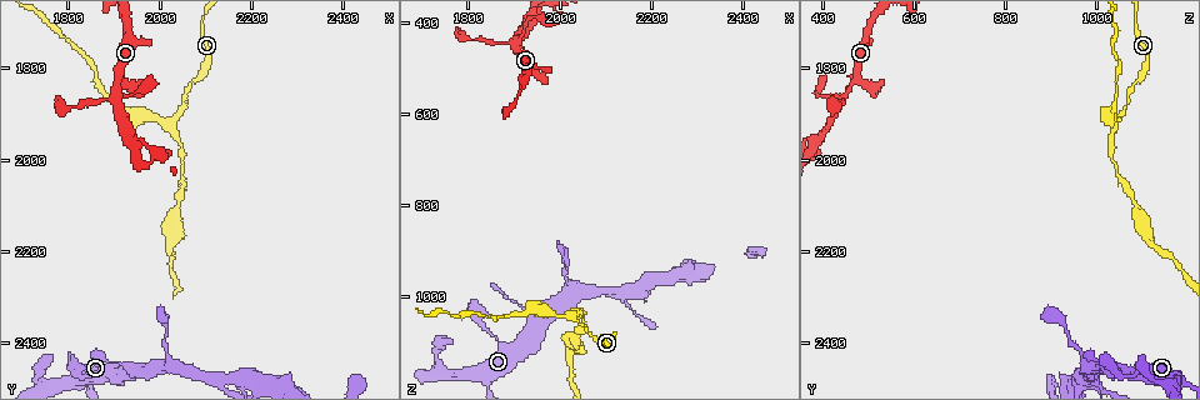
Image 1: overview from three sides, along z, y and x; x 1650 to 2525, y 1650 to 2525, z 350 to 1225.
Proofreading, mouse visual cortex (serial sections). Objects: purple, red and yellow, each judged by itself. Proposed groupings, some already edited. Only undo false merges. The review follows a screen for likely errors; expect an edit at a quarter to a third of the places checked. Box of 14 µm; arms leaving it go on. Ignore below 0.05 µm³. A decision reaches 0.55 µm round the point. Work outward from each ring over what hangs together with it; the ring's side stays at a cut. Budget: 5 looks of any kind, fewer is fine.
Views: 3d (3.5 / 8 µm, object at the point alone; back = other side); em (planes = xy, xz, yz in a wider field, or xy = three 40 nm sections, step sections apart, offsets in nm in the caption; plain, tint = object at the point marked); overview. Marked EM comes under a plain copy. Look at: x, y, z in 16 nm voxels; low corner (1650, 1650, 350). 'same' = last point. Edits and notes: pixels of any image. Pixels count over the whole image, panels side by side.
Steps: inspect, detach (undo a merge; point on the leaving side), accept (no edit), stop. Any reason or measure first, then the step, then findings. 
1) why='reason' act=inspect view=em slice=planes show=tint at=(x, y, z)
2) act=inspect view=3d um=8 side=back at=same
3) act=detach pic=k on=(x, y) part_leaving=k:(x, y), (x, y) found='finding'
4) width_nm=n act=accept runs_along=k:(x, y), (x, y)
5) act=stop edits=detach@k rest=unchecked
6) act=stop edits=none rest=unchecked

why='arms part here' act=inspect view=3d um=3.5 at=(2035, 1910, 1050)

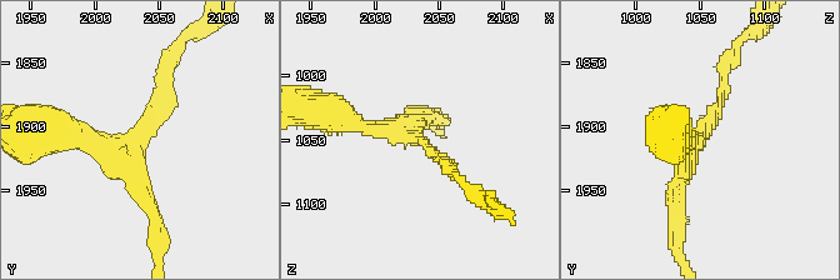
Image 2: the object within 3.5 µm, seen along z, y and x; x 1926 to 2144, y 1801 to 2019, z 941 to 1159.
why='shape alone is not enough' act=inspect view=em slice=planes show=tint at=(2028, 1916, 1048)

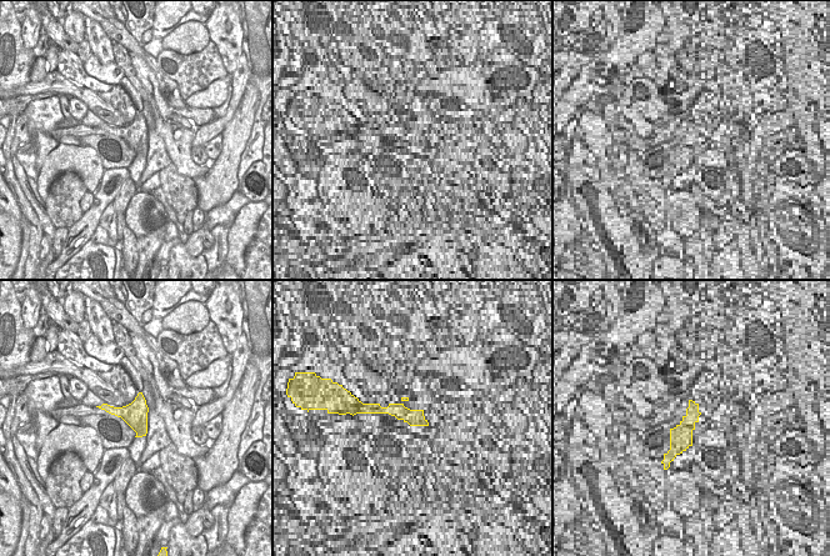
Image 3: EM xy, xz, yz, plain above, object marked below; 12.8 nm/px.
arm_widths_nm=100,200,200 act=accept runs_along=2:(724, 78), (675, 193), (679, 220) found='continuous, no second cell'

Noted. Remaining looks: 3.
why='looks like a crossing' act=inspect view=3d um=8 at=(1915, 1850, 460)

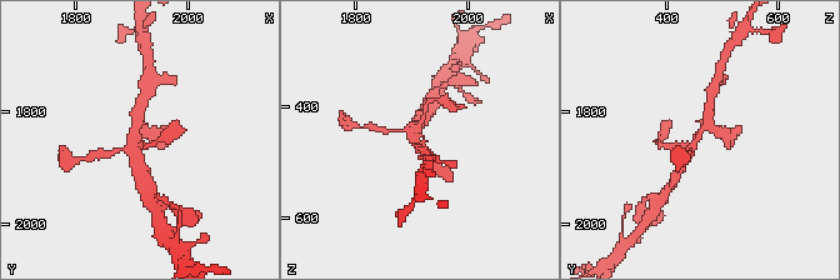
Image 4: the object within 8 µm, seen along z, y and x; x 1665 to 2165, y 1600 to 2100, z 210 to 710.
act=inspect view=3d um=3.5 at=(1905, 1845, 465)

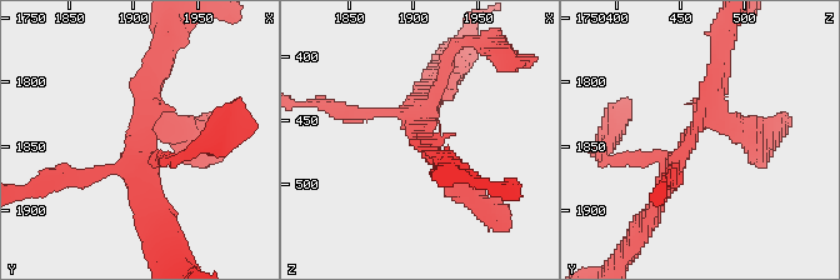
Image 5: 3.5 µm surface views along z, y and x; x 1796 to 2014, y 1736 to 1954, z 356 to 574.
arms=4 arm_widths_nm=150,150,250,250 why='now the EM' act=inspect view=em slice=xy step=1 show=tint at=(1912, 1842, 458)

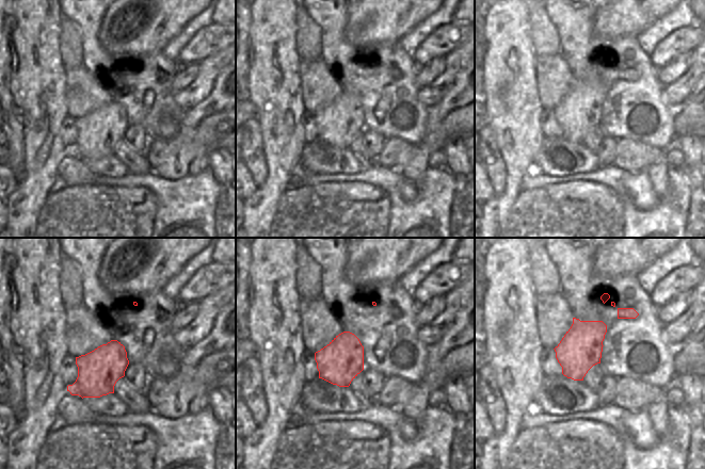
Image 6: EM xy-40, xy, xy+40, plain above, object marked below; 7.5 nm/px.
act=accept runs_along=5:(720, 65), (701, 123), (653, 210) found='continuous, no second cell'

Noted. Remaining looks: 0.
act=stop edits=none rest=unchecked

